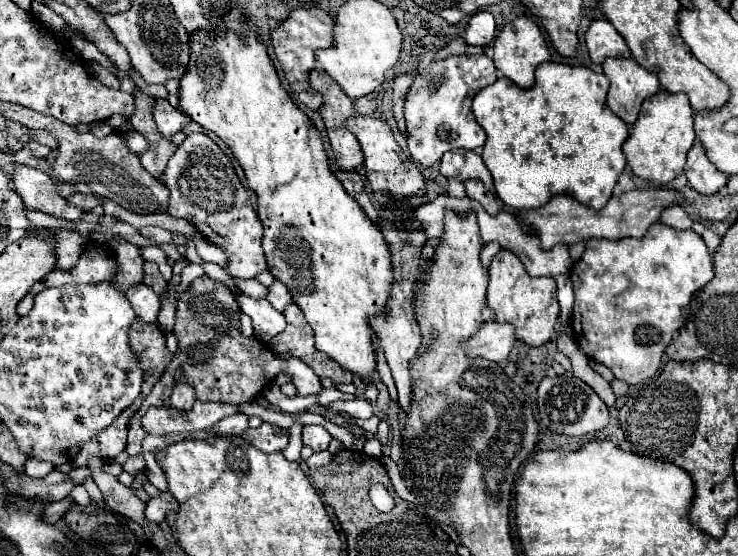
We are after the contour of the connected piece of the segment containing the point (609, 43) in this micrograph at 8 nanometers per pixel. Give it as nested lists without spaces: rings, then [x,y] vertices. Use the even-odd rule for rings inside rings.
[[[608,19],[594,21],[588,27],[584,39],[586,39],[590,59],[598,65],[606,57],[630,57],[630,49],[624,37],[614,29],[614,25]]]

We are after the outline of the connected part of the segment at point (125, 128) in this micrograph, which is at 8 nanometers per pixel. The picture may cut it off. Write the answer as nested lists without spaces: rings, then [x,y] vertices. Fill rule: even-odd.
[[[122,125],[118,130],[122,131],[122,133],[126,133],[128,147],[130,147],[134,153],[142,153],[144,149],[148,149],[146,138],[140,132],[134,131],[134,127],[130,127],[130,125]]]

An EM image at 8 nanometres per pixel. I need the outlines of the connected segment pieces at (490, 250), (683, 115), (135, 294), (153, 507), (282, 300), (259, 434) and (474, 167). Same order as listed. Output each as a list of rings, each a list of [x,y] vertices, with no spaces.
[[[492,241],[492,243],[484,245],[484,249],[482,249],[482,255],[480,255],[480,261],[482,261],[482,265],[484,265],[484,267],[488,267],[488,265],[490,265],[490,261],[492,261],[492,257],[494,257],[498,251],[500,251],[500,243],[498,243],[498,241]]]
[[[660,91],[644,101],[640,117],[636,119],[632,133],[622,149],[636,177],[652,181],[656,185],[668,185],[672,179],[676,179],[676,175],[684,171],[686,153],[694,145],[694,139],[694,111],[688,97],[684,97],[682,93],[672,95],[668,91]]]
[[[146,283],[132,285],[126,291],[126,297],[128,297],[128,301],[132,301],[132,307],[142,321],[148,321],[148,323],[156,321],[158,311],[160,311],[160,297],[152,291],[150,285],[146,285]]]
[[[164,491],[164,493],[158,493],[156,497],[152,497],[148,503],[146,503],[146,519],[148,521],[154,521],[154,523],[162,523],[168,515],[168,511],[178,511],[178,505],[176,505],[176,499]]]
[[[274,281],[274,283],[268,287],[266,299],[268,299],[278,311],[284,311],[284,307],[292,301],[292,295],[288,293],[288,287],[284,287],[280,281]]]
[[[262,423],[258,429],[246,429],[242,435],[264,453],[284,451],[288,447],[288,433],[282,433],[282,429],[272,423]]]
[[[452,149],[444,153],[440,161],[440,173],[448,179],[468,181],[468,179],[480,179],[484,181],[486,189],[494,193],[494,181],[490,171],[486,169],[482,157],[476,151],[470,149]]]

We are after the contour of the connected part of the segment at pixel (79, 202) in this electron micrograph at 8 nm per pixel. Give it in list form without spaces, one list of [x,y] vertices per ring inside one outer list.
[[[74,193],[72,197],[68,197],[68,201],[74,203],[76,207],[82,207],[84,211],[92,211],[94,207],[100,205],[100,201],[96,197],[92,197],[92,195],[80,195],[80,193]]]

